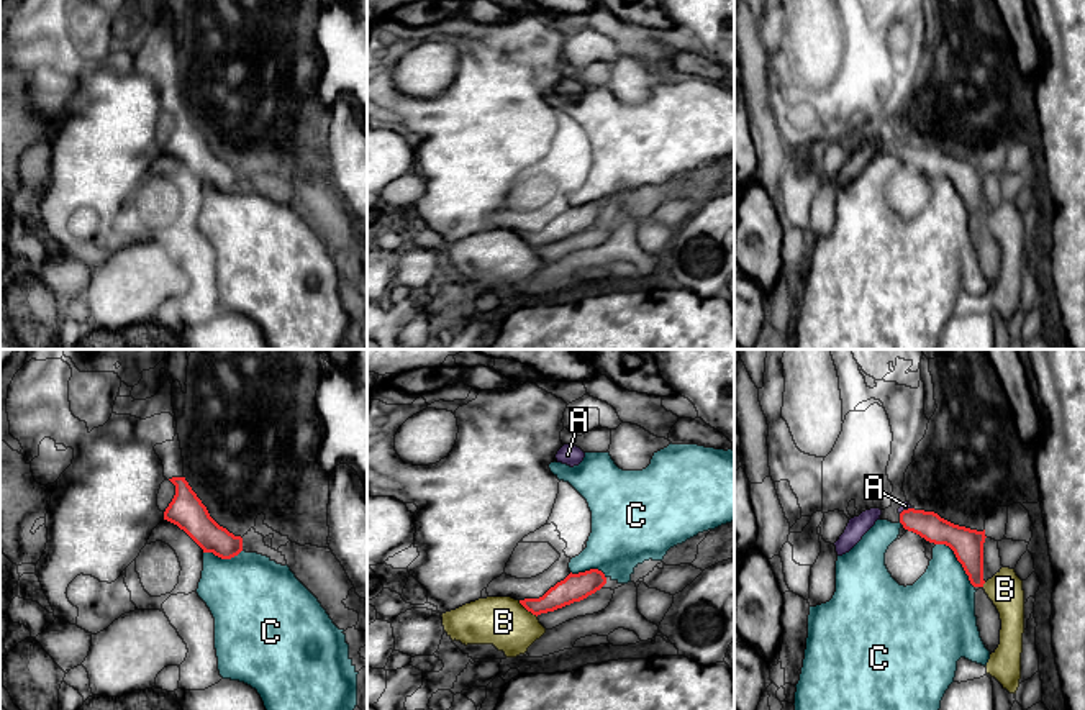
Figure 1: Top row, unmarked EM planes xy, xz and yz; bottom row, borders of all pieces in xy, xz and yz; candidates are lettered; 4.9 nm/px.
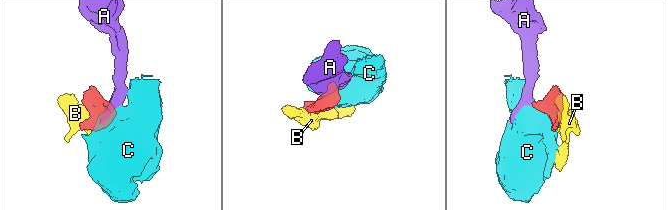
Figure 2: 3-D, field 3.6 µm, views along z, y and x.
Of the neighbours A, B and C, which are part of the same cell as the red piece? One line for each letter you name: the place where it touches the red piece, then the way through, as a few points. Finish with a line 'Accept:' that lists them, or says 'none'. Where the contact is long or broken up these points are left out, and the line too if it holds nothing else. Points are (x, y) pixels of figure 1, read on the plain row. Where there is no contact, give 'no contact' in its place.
Accept: none

